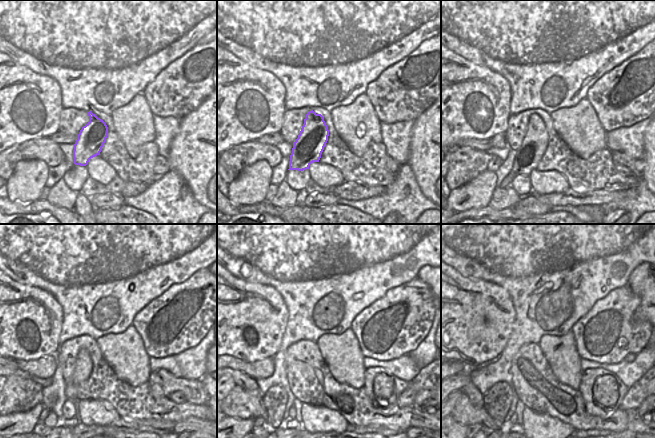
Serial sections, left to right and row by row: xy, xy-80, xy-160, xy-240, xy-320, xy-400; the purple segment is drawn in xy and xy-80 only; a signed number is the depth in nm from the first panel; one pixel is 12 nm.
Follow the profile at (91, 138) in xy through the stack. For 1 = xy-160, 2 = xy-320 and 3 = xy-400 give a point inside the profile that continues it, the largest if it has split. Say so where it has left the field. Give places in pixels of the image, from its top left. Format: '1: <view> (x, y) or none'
1: xy-160 (527, 157)
2: xy-320 (258, 422)
3: xy-400 (476, 427)

